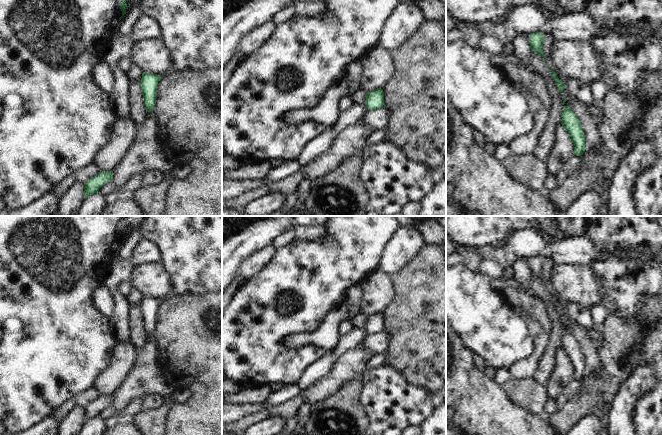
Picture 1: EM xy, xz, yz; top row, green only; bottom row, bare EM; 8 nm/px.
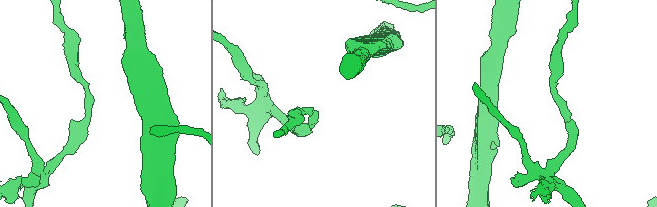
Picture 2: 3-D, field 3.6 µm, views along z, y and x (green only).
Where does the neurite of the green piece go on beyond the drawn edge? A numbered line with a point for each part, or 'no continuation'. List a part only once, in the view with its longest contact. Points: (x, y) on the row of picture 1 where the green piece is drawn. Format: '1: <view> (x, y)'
no continuation

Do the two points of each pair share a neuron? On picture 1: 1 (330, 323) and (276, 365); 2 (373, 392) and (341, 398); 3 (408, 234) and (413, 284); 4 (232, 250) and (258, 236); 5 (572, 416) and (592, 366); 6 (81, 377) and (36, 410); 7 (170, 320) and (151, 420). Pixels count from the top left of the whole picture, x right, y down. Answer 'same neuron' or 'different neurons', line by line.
1: different neurons
2: different neurons
3: different neurons
4: same neuron
5: different neurons
6: same neuron
7: different neurons

